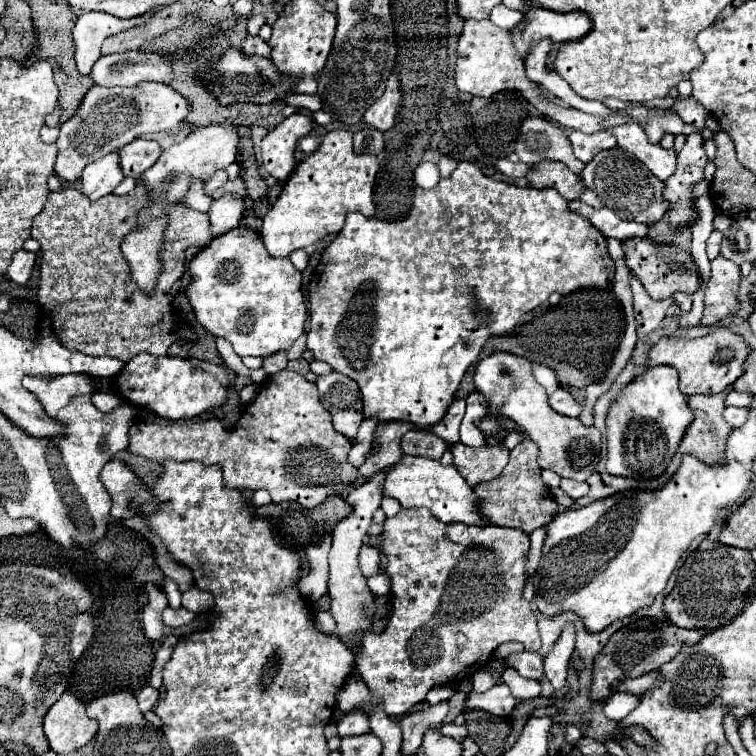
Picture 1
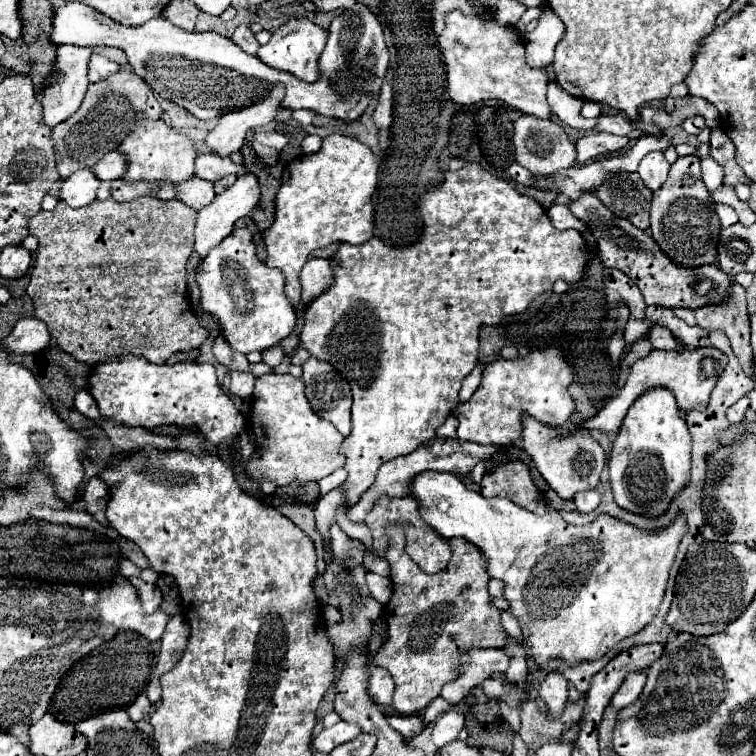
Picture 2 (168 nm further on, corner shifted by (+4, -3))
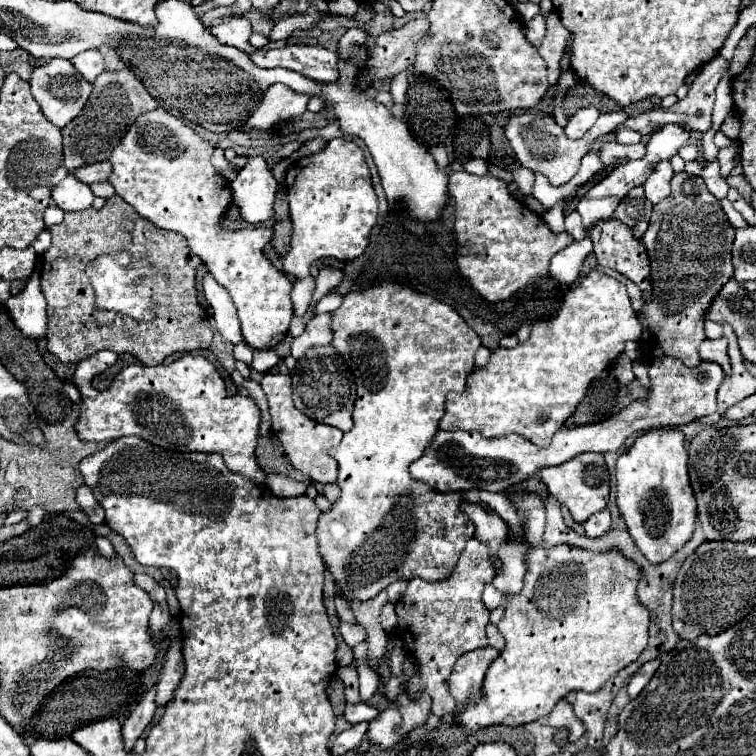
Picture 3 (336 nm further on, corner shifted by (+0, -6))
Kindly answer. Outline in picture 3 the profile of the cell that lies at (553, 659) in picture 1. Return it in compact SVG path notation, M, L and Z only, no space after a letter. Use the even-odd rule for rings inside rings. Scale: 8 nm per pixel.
M559 700L553 712L549 714L549 726L569 730L569 742L577 742L585 734L585 724L575 716L567 700Z

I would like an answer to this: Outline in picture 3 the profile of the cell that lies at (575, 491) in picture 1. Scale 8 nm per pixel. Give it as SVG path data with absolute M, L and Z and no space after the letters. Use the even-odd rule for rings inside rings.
M603 510L603 512L593 514L583 526L585 526L587 538L601 538L601 536L605 536L609 532L609 528L611 528L609 510Z

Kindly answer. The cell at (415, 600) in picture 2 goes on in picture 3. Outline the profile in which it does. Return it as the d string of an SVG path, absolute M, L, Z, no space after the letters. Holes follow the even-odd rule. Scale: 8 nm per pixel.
M471 538L453 574L447 580L425 582L413 578L407 586L405 596L396 603L395 611L399 616L397 636L403 640L407 652L415 656L415 662L419 664L419 674L411 680L411 692L427 692L433 698L431 712L435 716L453 714L457 708L457 702L447 690L447 678L453 670L455 660L469 650L487 646L485 626L489 624L489 610L481 600L481 592L485 584L492 582L494 576L495 568L490 560L489 549L477 542L477 538Z

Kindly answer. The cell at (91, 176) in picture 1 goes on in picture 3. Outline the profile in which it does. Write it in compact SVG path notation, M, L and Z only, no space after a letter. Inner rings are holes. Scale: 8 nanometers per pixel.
M69 174L61 184L51 190L51 198L61 210L85 210L93 204L95 196L89 184L83 184L73 174Z

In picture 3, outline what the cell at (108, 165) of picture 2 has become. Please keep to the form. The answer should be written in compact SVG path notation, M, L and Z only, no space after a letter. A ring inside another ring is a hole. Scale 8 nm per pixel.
M97 162L97 164L89 164L83 166L81 170L75 170L73 176L85 184L93 184L93 182L103 182L109 180L111 174L111 164L109 162Z

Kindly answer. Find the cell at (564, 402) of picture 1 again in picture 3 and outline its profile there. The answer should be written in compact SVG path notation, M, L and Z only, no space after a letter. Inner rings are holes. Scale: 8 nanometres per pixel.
M593 268L577 288L561 294L559 310L551 320L539 320L533 324L529 340L519 342L515 348L497 348L485 366L475 366L469 372L463 394L449 392L445 400L445 416L439 422L441 430L477 430L487 438L521 434L537 446L547 446L553 434L565 424L565 420L577 410L577 404L585 398L591 382L603 374L605 368L623 352L627 340L641 336L641 324L631 308L625 284L609 278L599 268Z

